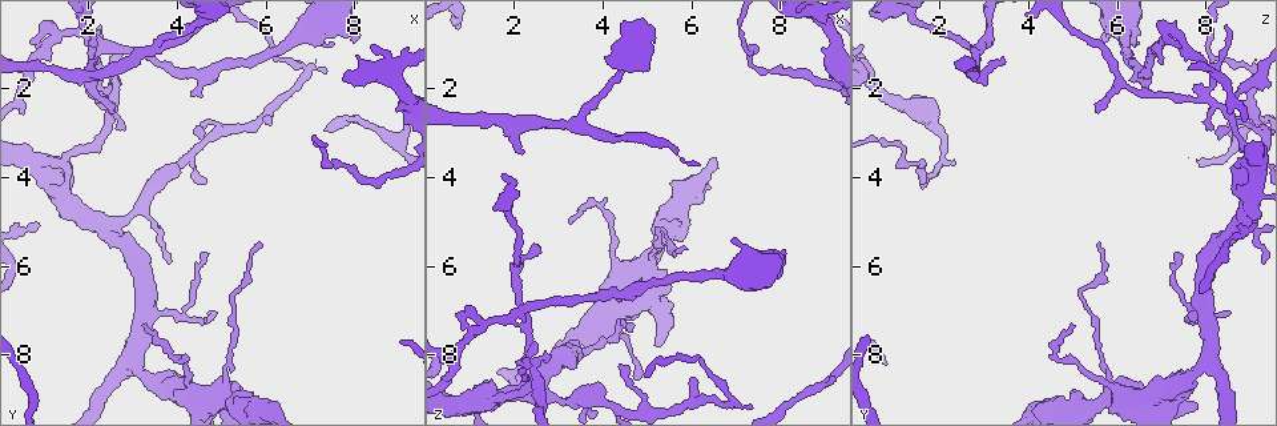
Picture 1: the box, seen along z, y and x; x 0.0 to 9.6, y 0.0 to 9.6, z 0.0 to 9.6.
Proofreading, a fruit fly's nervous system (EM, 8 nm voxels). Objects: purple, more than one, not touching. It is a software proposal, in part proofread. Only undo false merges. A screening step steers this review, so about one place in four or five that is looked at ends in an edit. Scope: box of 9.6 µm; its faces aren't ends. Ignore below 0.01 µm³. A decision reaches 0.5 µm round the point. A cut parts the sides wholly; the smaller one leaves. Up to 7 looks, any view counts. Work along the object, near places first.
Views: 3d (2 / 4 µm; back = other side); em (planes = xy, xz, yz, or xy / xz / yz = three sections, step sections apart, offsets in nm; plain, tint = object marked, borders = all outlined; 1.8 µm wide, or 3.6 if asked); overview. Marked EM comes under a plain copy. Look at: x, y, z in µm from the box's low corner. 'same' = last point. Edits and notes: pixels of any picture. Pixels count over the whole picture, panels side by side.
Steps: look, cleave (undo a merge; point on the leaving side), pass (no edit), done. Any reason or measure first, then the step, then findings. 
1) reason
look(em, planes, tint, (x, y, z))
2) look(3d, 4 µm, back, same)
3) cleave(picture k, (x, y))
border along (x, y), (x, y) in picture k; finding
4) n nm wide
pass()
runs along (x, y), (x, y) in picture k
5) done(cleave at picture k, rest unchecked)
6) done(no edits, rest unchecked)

look(em, yz, step 16, tint, (1.30, 0.80, 7.35))

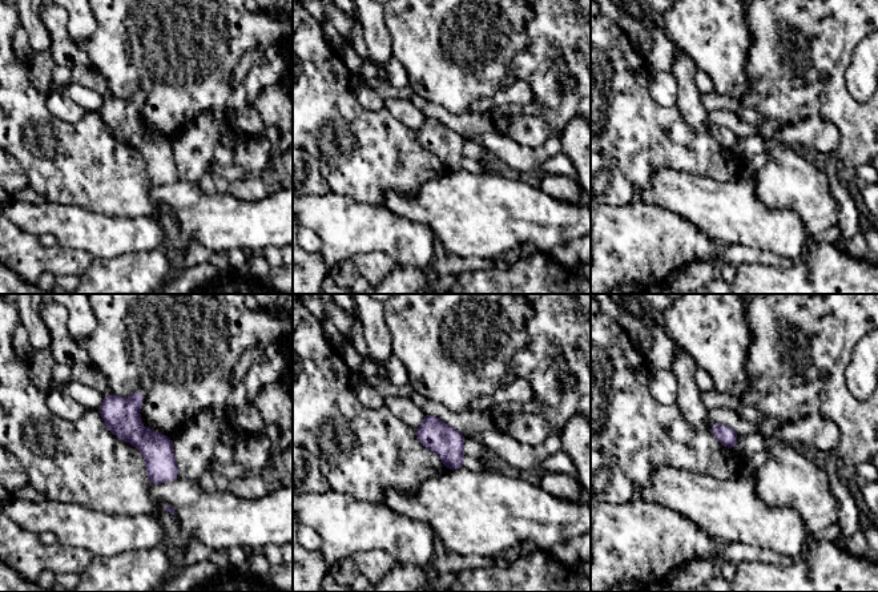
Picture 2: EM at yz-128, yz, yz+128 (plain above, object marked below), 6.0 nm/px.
cut it another way
look(em, xz, step 16, tint, same)

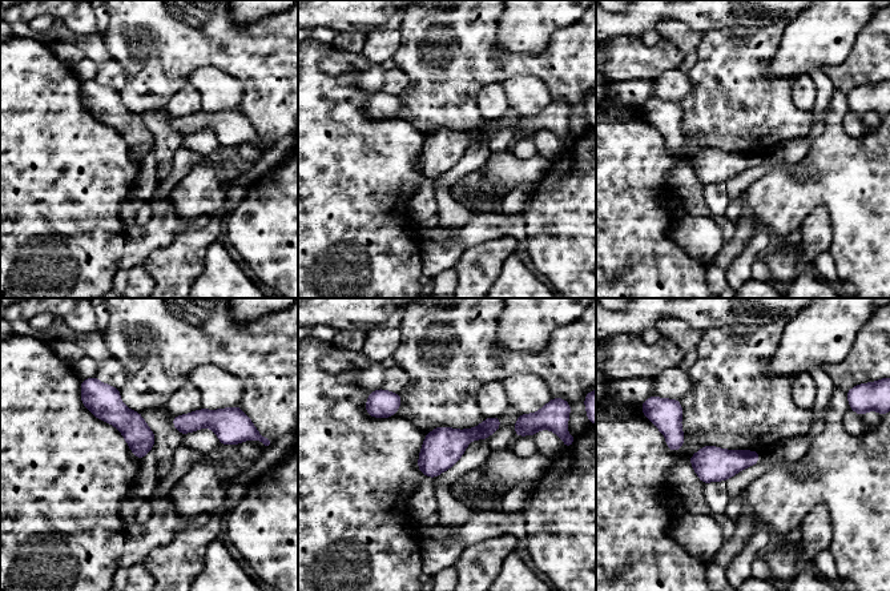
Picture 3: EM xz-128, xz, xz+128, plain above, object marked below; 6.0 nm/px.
pass()
one neuron here

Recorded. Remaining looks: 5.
a fork
look(3d, 4 µm, (1.10, 3.95, 9.15))

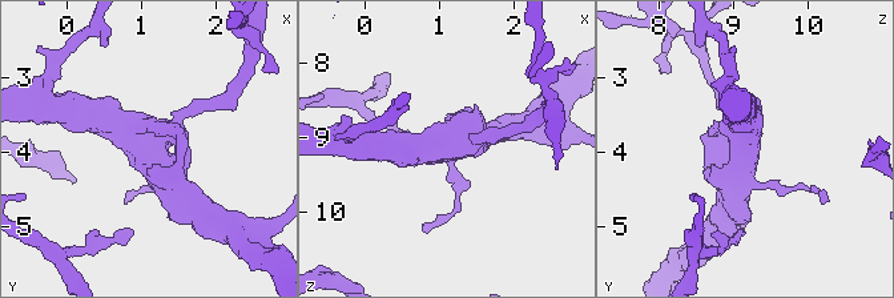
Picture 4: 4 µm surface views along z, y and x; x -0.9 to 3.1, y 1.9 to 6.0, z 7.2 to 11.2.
3 arms; arms of 190, 340, 400 nm
look(em, xy, step 16, tint, (1.15, 3.90, 9.10))

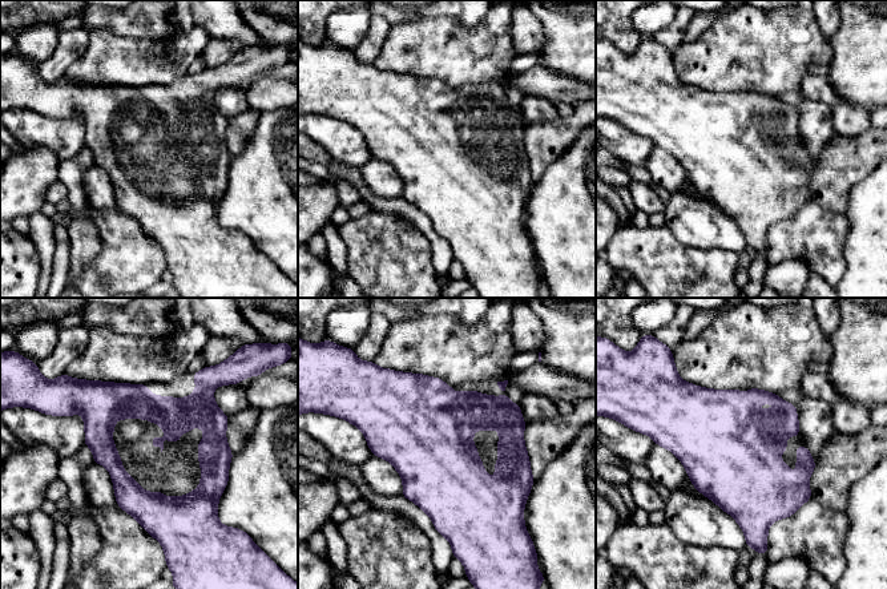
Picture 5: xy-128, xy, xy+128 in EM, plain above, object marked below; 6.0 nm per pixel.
look(em, planes, tint, same)

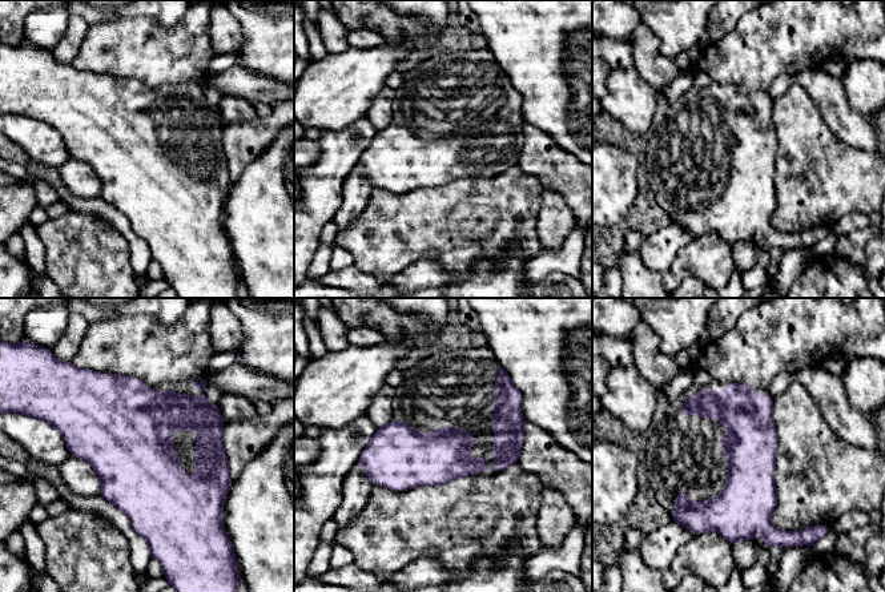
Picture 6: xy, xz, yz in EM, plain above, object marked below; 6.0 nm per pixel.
320 nm wide
pass()
runs along (729, 386), (743, 411), (735, 527) in picture 6; one neuron here

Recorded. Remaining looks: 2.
sharp bend
look(em, yz, step 4, tint, (4.10, 7.15, 7.60))

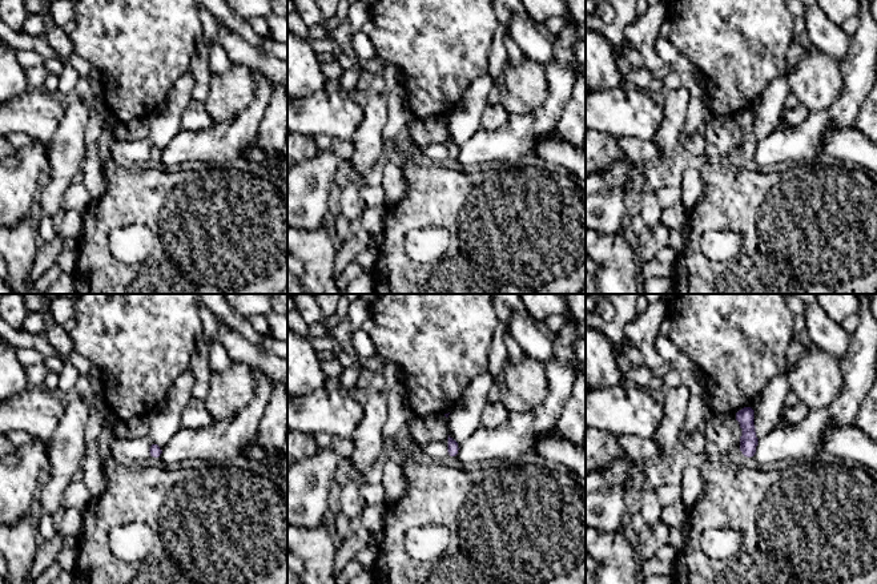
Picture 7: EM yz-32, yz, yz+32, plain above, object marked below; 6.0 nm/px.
cut it another way
look(em, planes, tint, same)

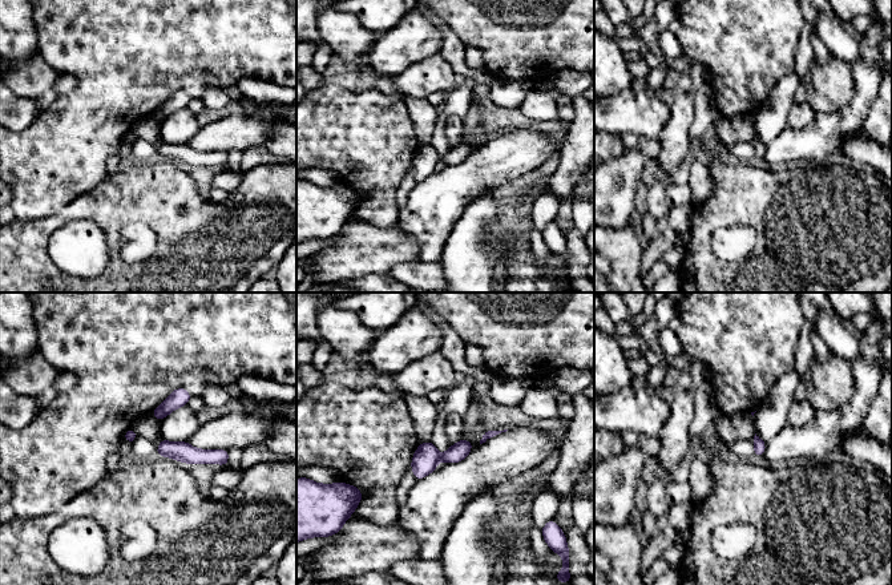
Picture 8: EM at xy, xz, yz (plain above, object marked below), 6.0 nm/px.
pass()
runs along (160, 450), (225, 456) in picture 8; one neuron here

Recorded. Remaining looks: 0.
done(no edits, rest unchecked)

